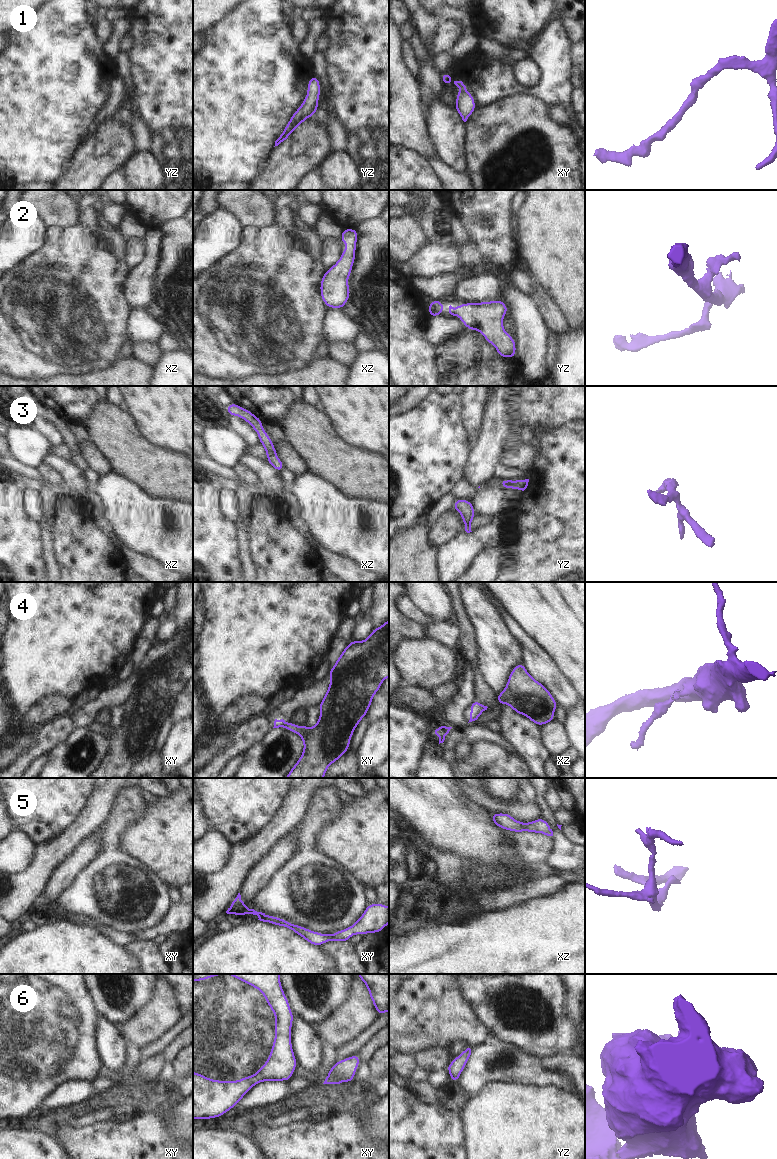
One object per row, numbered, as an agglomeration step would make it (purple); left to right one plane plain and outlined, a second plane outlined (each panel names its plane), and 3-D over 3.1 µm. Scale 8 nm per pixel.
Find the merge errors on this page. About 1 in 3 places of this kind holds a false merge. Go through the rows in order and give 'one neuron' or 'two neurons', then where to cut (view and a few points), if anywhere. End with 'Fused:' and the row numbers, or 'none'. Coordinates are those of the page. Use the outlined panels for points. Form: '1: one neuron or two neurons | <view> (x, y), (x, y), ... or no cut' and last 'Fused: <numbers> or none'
1: one neuron | no cut
2: one neuron | no cut
3: one neuron | no cut
4: two neurons | xy (287, 722), (283, 726)
5: one neuron | no cut
6: one neuron | no cut
Fused: 4

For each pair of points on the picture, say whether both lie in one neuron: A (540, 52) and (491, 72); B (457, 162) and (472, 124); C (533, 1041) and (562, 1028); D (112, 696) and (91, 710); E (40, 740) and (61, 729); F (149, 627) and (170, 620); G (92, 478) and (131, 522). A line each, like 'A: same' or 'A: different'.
A: same
B: different
C: same
D: same
E: same
F: different
G: different

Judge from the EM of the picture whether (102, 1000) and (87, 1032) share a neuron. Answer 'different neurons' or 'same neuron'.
different neurons

